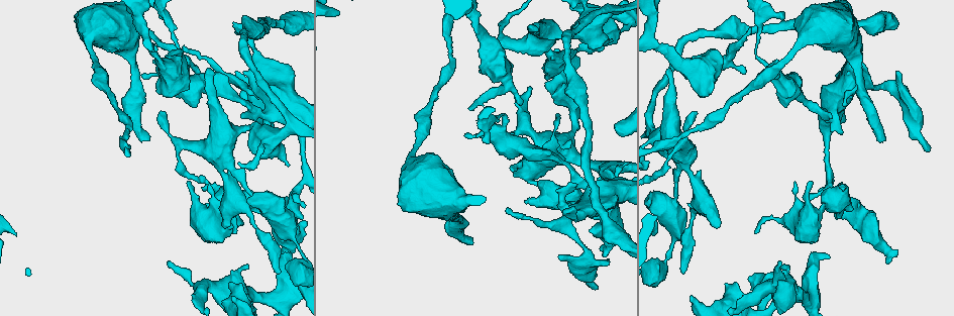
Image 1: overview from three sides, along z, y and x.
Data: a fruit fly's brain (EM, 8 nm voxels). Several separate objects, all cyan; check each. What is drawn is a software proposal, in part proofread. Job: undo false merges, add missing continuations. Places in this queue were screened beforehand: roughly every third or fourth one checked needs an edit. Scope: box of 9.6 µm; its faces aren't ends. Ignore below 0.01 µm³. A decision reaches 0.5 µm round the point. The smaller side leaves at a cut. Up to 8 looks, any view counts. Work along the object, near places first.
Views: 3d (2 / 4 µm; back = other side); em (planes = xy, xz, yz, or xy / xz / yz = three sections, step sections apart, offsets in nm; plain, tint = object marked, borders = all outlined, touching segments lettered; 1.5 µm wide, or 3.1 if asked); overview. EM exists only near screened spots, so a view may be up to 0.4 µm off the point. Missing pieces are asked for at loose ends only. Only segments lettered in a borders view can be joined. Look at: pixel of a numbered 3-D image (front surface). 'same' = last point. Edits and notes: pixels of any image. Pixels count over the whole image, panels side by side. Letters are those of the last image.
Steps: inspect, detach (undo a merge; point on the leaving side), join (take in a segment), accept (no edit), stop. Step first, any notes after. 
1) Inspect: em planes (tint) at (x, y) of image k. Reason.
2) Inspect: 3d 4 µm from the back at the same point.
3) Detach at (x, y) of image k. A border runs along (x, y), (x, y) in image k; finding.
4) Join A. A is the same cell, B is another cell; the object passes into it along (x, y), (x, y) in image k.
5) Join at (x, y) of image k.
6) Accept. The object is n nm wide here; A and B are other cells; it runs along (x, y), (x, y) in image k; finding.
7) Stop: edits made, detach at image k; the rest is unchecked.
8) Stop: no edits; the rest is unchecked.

Inspect: 3d 4 µm at (575, 183) of image 1. Free end.

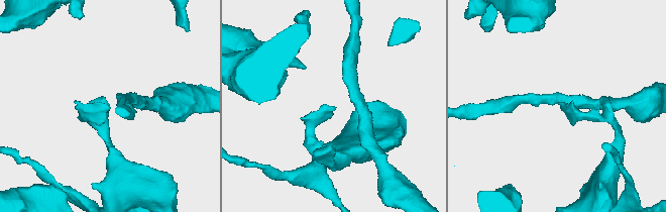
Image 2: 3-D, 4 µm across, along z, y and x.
Inspect: em planes (borders) at (335, 107) of image 2.

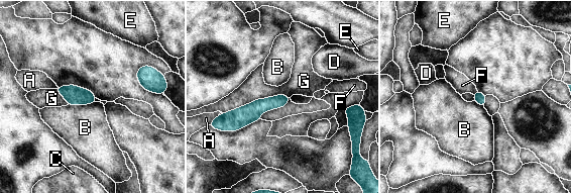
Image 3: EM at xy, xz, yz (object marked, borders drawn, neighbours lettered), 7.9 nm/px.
Accept. A, B, C, D, E, F and G are other cells; a border runs along (290, 96), (258, 98), (222, 113) in image 3; none of them fits.

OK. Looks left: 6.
Inspect: em planes (plain) at (604, 264) of image 1. Free end.

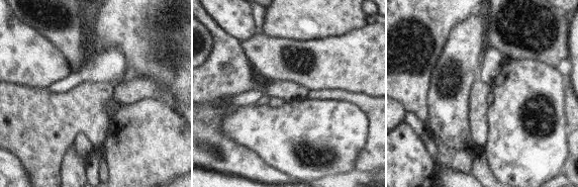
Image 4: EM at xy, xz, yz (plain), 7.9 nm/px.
Inspect: em planes (borders) at the same point. What lies round it.

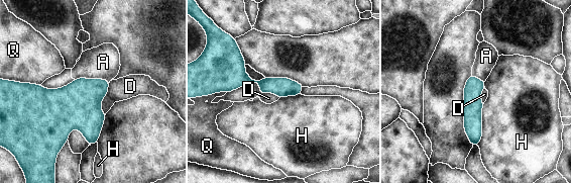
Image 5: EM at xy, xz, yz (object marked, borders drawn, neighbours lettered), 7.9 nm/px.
Accept. The object is 150 nm wide here; A, D, H and Q are other cells; a border runs along (484, 103), (482, 135), (476, 145) in image 5; no lettered segment goes on from it.

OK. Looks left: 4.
Inspect: 3d 4 µm at (261, 114) of image 1. A fork.

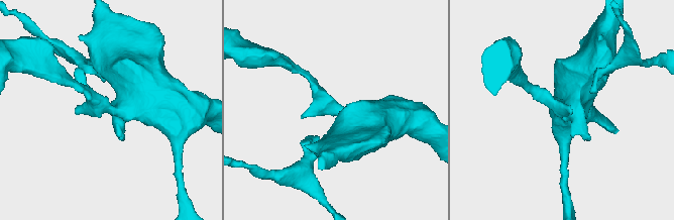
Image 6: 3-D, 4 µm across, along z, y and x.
Inspect: em xz step 4 (tint) at (563, 111) of image 6.

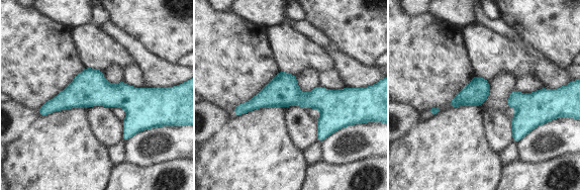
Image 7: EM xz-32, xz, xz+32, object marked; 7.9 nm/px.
Inspect: em xz step 4 (borders) at the same point.

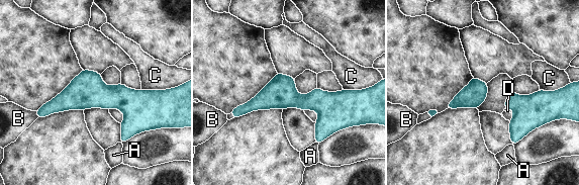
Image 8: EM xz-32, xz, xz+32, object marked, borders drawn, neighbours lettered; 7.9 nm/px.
Accept. The object is 190 nm wide here; A, B, C and D are other cells; one neuron here.

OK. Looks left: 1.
Inspect: em planes (borders) at (827, 257) of image 1. Thick end.

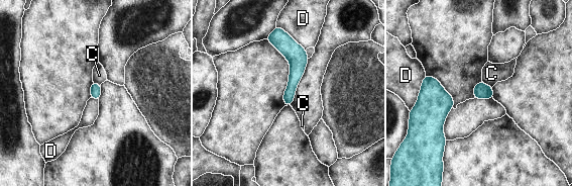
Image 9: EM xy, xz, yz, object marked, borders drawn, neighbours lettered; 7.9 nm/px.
Accept. The longest contact is with D, 260 nm; C and D are other cells; no lettered segment goes on from it.

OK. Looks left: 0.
Stop: no edits; the rest is unchecked.

